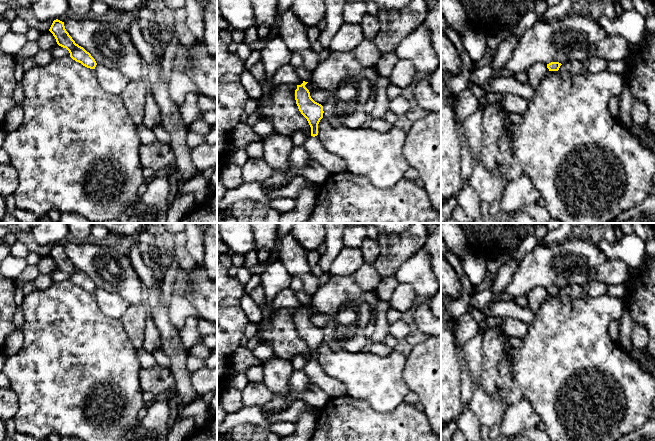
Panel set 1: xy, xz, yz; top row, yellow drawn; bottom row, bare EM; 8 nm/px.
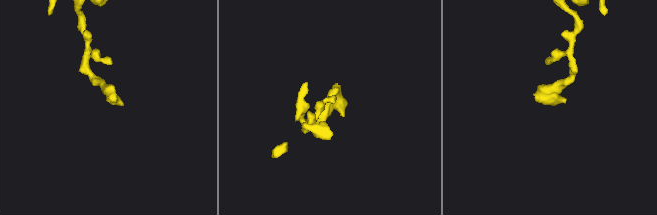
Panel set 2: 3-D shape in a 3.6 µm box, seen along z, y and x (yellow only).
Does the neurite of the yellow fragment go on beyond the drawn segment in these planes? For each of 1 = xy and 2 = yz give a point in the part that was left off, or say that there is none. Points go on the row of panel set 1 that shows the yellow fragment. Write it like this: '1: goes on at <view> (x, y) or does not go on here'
1: does not go on here
2: does not go on here

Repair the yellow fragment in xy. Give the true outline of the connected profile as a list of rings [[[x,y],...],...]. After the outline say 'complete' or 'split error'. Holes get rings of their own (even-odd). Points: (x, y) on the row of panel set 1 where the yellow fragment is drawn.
[[[56,19],[53,21],[49,31],[53,34],[59,46],[66,48],[70,57],[83,66],[95,69],[97,63],[95,59],[83,47],[75,43],[69,33],[66,31],[64,22]]]; complete

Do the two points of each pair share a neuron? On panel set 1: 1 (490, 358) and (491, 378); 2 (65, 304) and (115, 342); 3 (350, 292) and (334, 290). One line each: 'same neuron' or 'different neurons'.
1: same neuron
2: same neuron
3: same neuron

